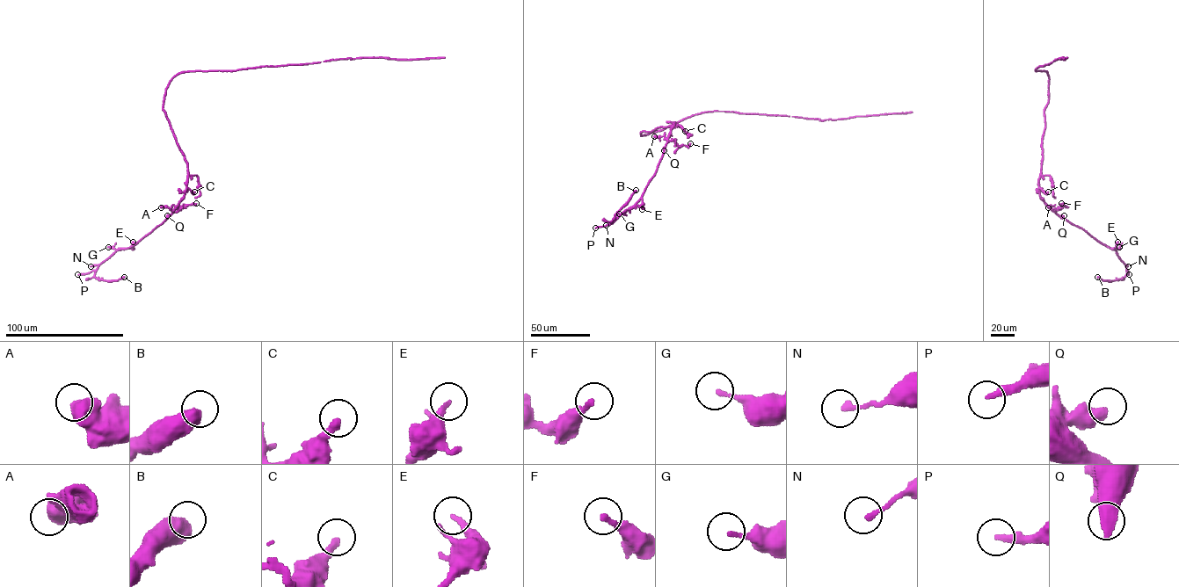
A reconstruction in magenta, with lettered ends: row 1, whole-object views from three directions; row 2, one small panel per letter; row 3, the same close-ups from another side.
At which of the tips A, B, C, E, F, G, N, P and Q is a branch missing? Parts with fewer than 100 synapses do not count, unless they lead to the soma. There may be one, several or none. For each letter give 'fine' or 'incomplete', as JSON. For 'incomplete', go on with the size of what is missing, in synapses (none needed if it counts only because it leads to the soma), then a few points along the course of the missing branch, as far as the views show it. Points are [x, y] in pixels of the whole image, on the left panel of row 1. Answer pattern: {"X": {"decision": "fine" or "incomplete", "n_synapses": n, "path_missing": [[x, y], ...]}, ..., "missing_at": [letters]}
{"A": {"decision": "fine"}, "B": {"decision": "fine"}, "C": {"decision": "fine"}, "E": {"decision": "fine"}, "F": {"decision": "fine"}, "G": {"decision": "fine"}, "N": {"decision": "fine"}, "P": {"decision": "fine"}, "Q": {"decision": "fine"}, "missing_at": []}

